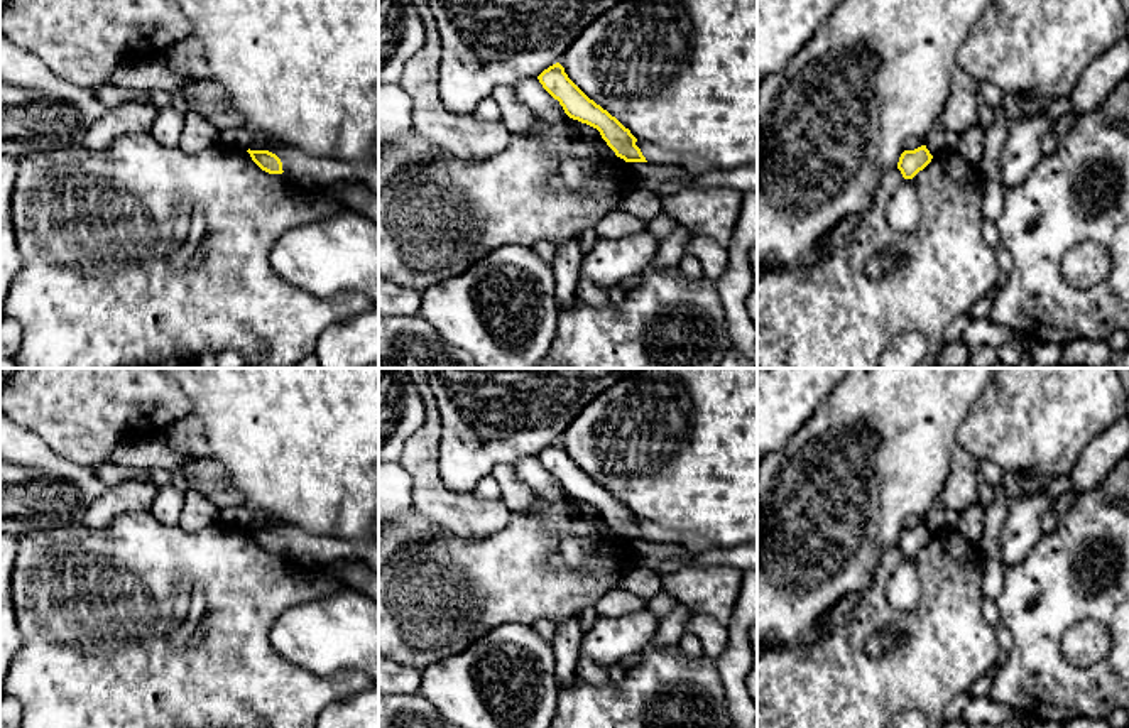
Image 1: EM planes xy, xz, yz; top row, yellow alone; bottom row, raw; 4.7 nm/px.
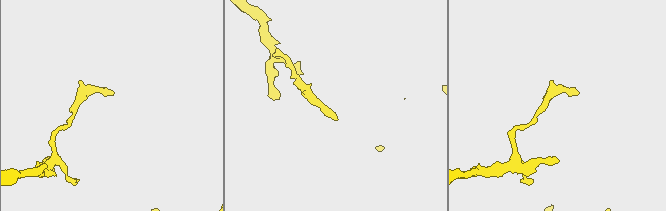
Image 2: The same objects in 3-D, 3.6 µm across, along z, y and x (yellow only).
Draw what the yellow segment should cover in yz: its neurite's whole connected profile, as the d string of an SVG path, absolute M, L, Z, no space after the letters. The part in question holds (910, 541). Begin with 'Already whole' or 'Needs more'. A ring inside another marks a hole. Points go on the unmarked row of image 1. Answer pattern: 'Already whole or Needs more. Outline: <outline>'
Already whole. Outline: M921 524L914 529L904 529L899 535L897 547L901 549L904 557L913 557L931 541L931 537L933 534L926 527L926 524Z

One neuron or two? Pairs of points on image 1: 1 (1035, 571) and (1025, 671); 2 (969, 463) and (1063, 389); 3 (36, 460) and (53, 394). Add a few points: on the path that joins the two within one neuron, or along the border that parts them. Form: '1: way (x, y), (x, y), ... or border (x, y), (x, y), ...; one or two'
1: way (1040, 597), (1036, 608), (1036, 646); one
2: border (959, 445), (981, 458); two
3: border (17, 424), (34, 431), (58, 453), (75, 461); two

